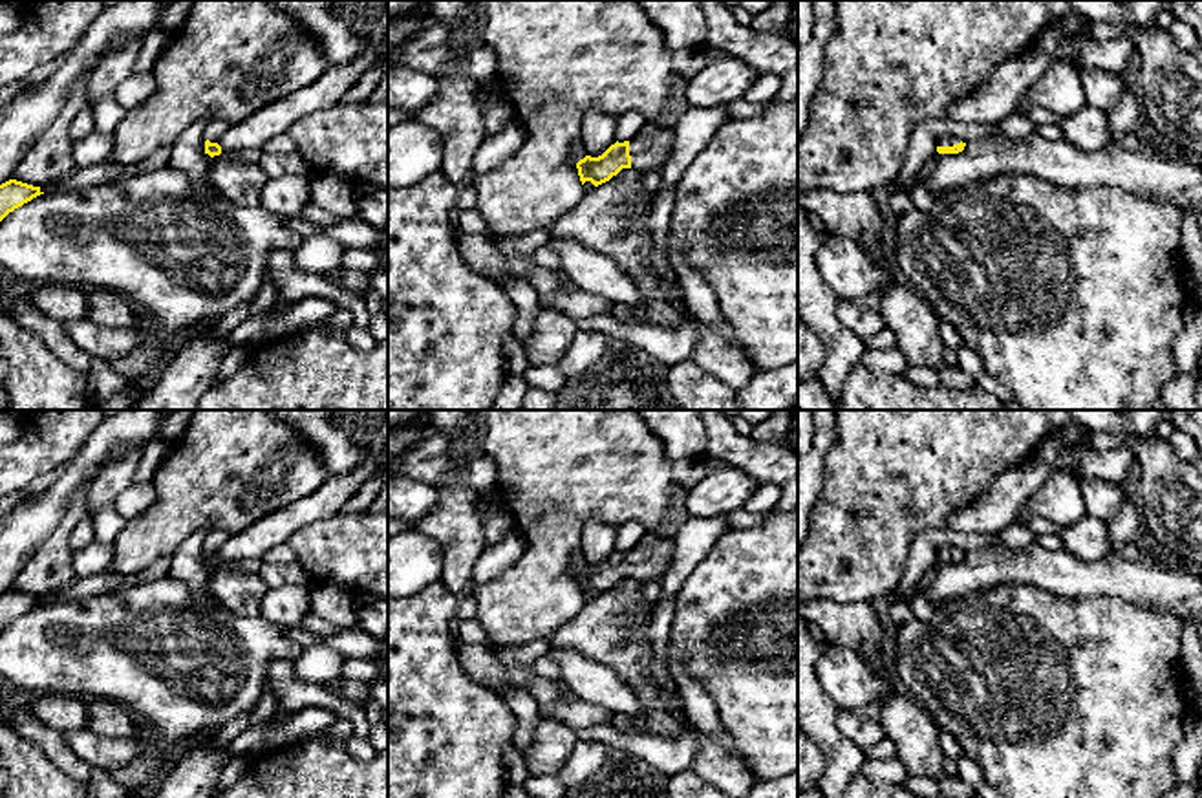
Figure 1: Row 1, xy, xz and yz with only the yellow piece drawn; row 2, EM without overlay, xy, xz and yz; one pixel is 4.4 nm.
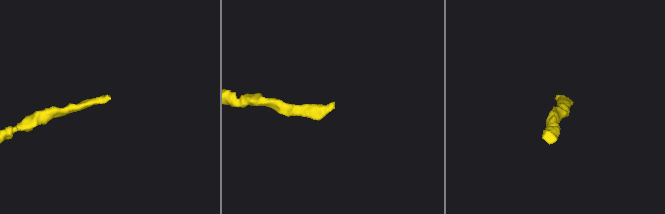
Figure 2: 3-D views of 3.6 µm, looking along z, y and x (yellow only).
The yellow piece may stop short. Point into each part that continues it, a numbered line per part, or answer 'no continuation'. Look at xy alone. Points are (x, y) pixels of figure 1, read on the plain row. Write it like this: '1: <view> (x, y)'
1: xy (251, 544)

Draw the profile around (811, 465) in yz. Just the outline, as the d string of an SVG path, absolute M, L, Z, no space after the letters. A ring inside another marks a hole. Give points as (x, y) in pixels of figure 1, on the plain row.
M814 410L814 434L807 454L798 458L798 551L807 538L810 511L821 492L827 452L838 443L838 410Z

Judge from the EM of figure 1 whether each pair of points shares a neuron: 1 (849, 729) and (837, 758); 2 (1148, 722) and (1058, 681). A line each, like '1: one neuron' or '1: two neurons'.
1: two neurons
2: one neuron

